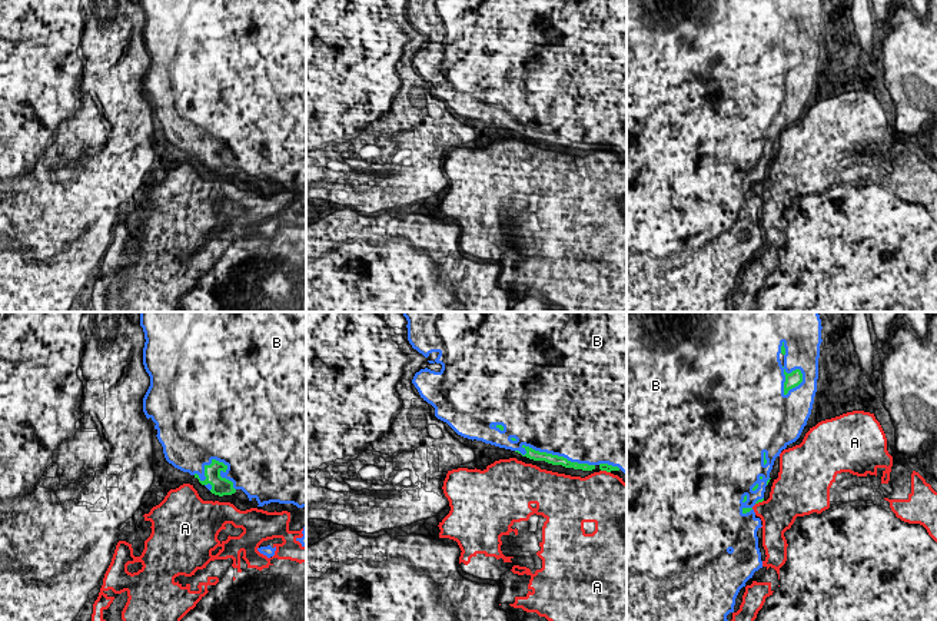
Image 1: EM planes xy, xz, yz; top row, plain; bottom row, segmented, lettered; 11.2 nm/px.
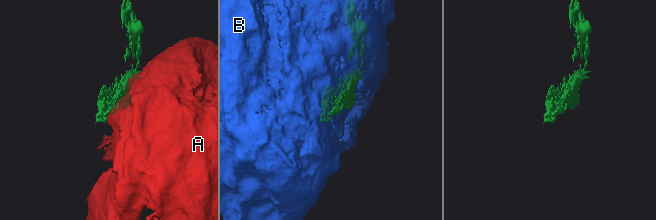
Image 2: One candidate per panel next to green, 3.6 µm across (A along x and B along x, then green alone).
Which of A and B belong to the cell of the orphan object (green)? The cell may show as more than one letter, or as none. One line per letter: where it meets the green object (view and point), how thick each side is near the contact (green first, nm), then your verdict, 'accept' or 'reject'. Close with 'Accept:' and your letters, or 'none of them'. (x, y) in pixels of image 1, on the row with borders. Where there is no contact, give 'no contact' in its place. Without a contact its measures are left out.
A: contact xz (605, 470); calibres 100 and 460 nm; reject
B: contact xz (551, 454); calibres 120 and 500 nm; accept
Accept: B

